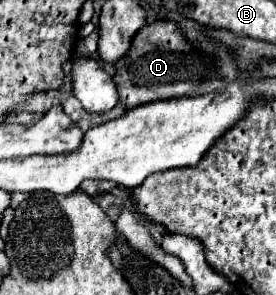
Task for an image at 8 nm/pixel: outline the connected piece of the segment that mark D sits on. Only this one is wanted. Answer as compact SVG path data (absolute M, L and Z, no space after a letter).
M158 18L152 24L140 28L132 38L128 52L114 64L116 86L124 110L136 108L140 104L180 98L188 92L212 82L220 70L220 58L210 56L196 48L182 32L180 24L168 18Z

